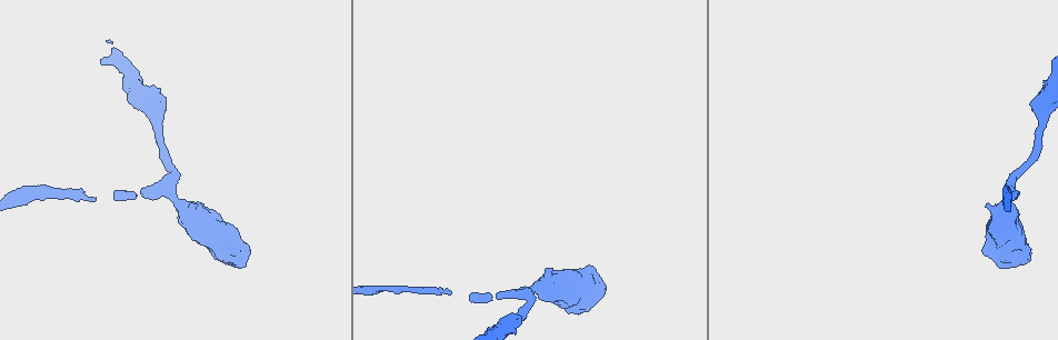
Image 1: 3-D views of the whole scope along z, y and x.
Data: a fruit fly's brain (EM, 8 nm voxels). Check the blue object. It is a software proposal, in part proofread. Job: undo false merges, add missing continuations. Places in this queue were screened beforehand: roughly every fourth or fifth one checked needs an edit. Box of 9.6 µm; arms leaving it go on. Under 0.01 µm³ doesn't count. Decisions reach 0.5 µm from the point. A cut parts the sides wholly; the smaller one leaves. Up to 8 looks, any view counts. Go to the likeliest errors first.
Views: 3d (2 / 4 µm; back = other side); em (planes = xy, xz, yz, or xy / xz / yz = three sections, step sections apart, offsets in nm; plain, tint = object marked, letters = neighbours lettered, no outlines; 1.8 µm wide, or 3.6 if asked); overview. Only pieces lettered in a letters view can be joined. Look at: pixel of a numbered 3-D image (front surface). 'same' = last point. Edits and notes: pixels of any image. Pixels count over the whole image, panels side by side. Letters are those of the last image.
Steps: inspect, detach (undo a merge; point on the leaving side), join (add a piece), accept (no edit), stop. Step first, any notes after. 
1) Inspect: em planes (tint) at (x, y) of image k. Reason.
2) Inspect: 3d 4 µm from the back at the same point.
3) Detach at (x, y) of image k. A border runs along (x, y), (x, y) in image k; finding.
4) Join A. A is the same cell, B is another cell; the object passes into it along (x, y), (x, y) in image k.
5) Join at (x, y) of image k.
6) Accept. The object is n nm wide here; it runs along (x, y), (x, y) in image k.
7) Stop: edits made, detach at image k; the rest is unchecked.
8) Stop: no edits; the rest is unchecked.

Inspect: em planes (plain) at (94, 199) of image 1. Branch stops here.

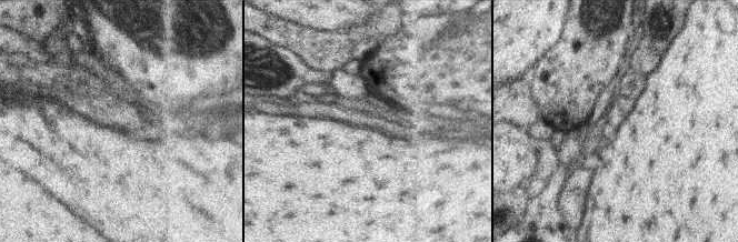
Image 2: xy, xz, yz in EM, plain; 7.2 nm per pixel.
Inspect: em planes (letters) at the same point. See the neighbours.

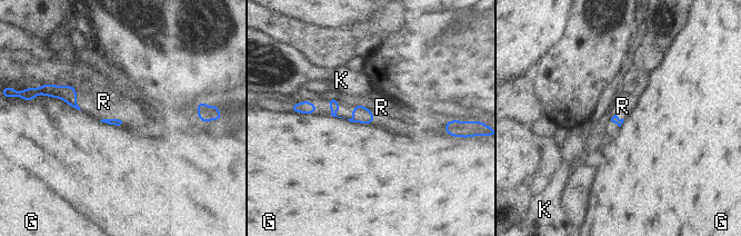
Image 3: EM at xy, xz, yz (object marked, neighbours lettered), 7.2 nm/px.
Join R. R is the same cell, G and K are other cells; the object passes into it along (117, 121), (114, 118), (103, 101) in image 3; the cell continues.

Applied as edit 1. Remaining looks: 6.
Inspect: 3d 2 µm at (526, 289) of image 1. Branch point.

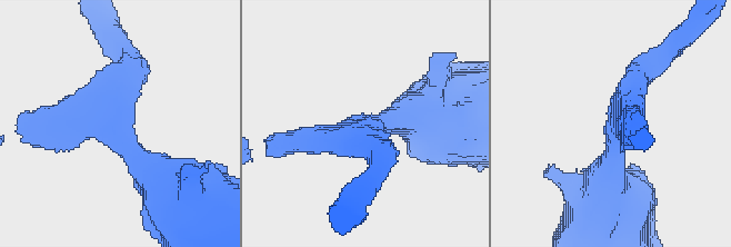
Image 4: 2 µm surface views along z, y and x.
Inspect: em 3.6 µm xz step 4 (letters) at (121, 134) of image 4. Shape alone is not enough.

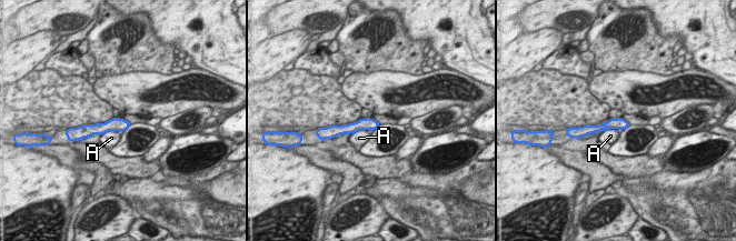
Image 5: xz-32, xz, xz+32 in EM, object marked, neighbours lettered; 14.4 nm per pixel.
Accept. A is another cell; a border runs along (117, 130), (108, 130), (101, 136) in image 5; all the same cell.

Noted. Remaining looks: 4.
Stop: edits made, join at image 3; the rest is unchecked.

